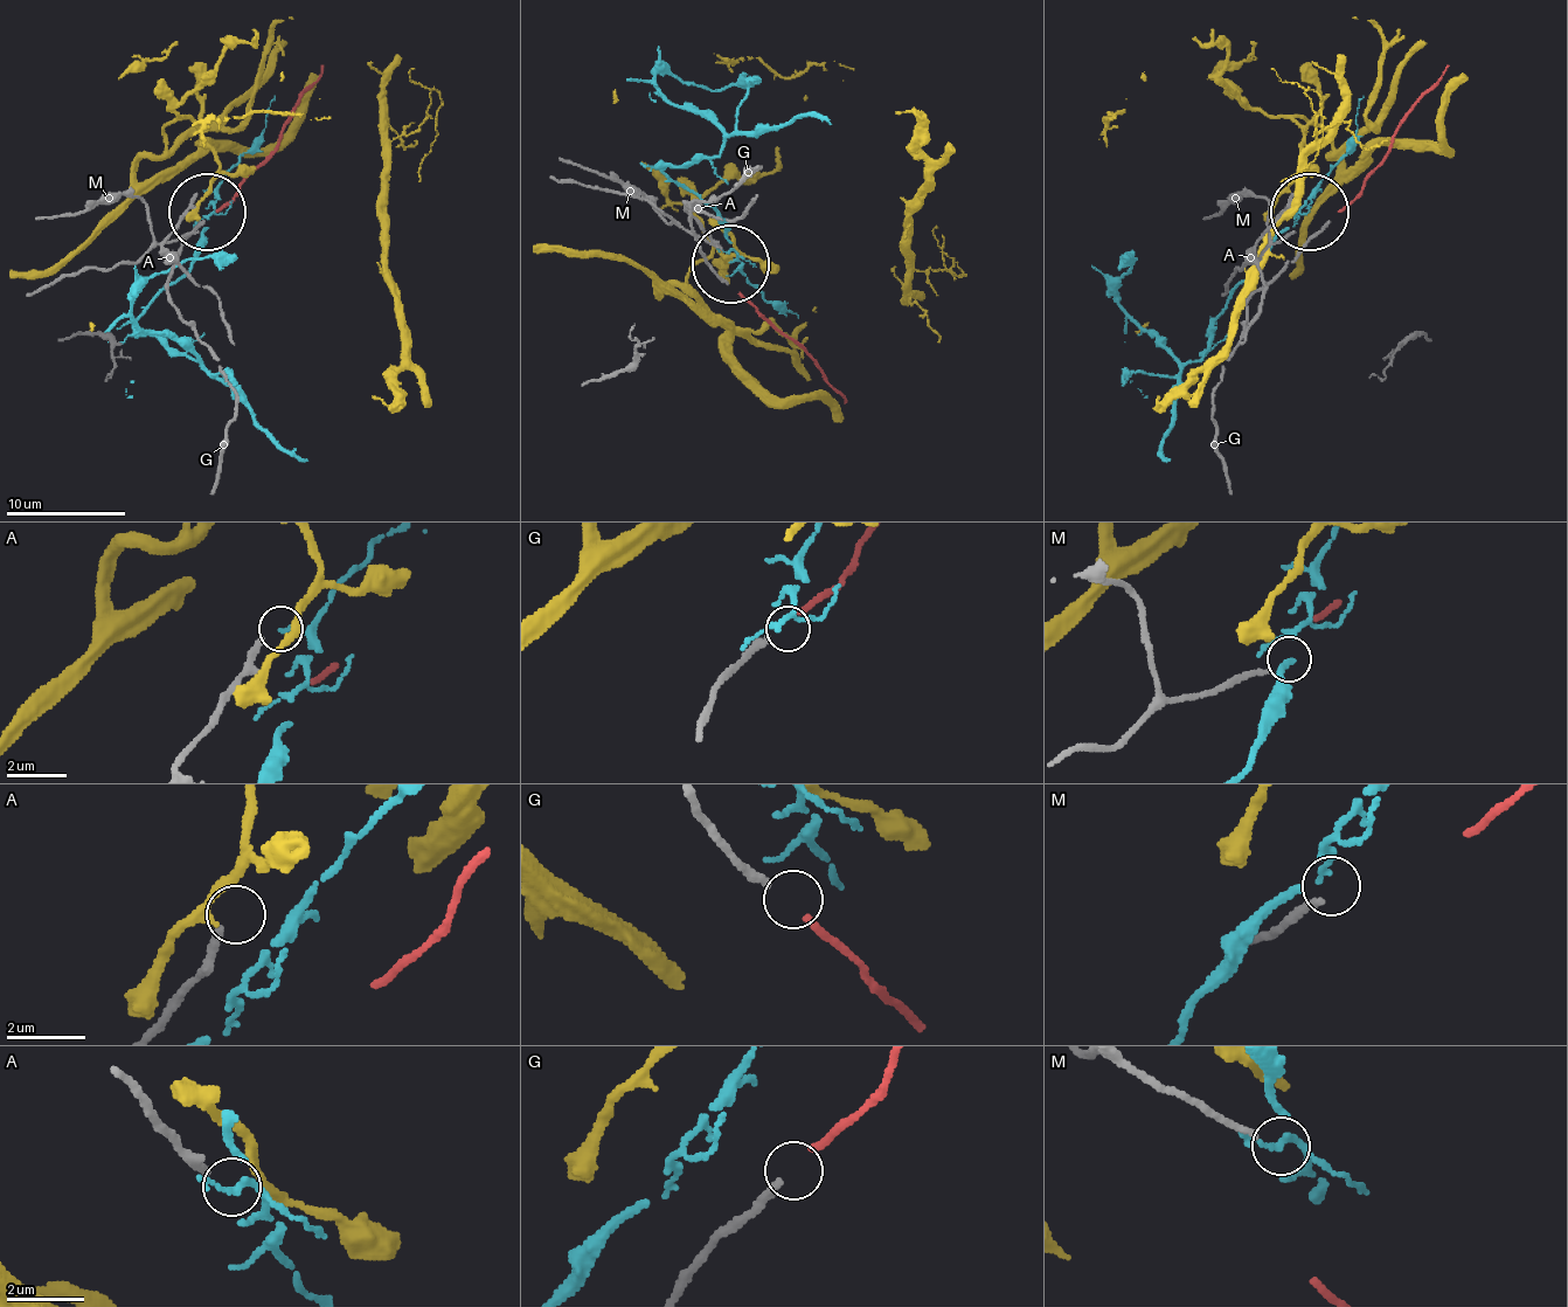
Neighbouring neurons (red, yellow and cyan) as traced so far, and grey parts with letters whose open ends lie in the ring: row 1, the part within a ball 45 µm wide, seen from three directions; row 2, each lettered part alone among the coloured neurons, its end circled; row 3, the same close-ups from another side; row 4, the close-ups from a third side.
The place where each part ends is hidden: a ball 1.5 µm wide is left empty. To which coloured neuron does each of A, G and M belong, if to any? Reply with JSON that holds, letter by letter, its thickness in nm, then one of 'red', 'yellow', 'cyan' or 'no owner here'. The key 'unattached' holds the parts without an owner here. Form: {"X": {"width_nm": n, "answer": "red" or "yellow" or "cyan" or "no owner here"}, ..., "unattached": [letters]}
{"A": {"width_nm": 200, "answer": "no owner here"}, "G": {"width_nm": 200, "answer": "red"}, "M": {"width_nm": 150, "answer": "no owner here"}, "unattached": ["A", "M"]}

